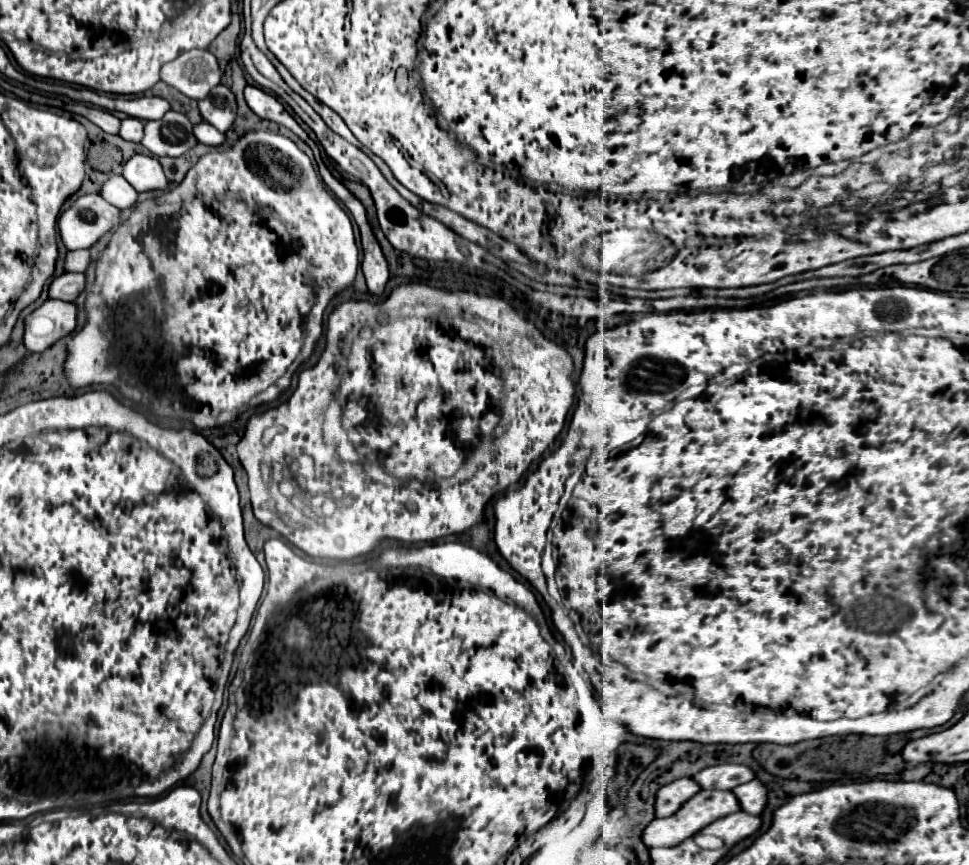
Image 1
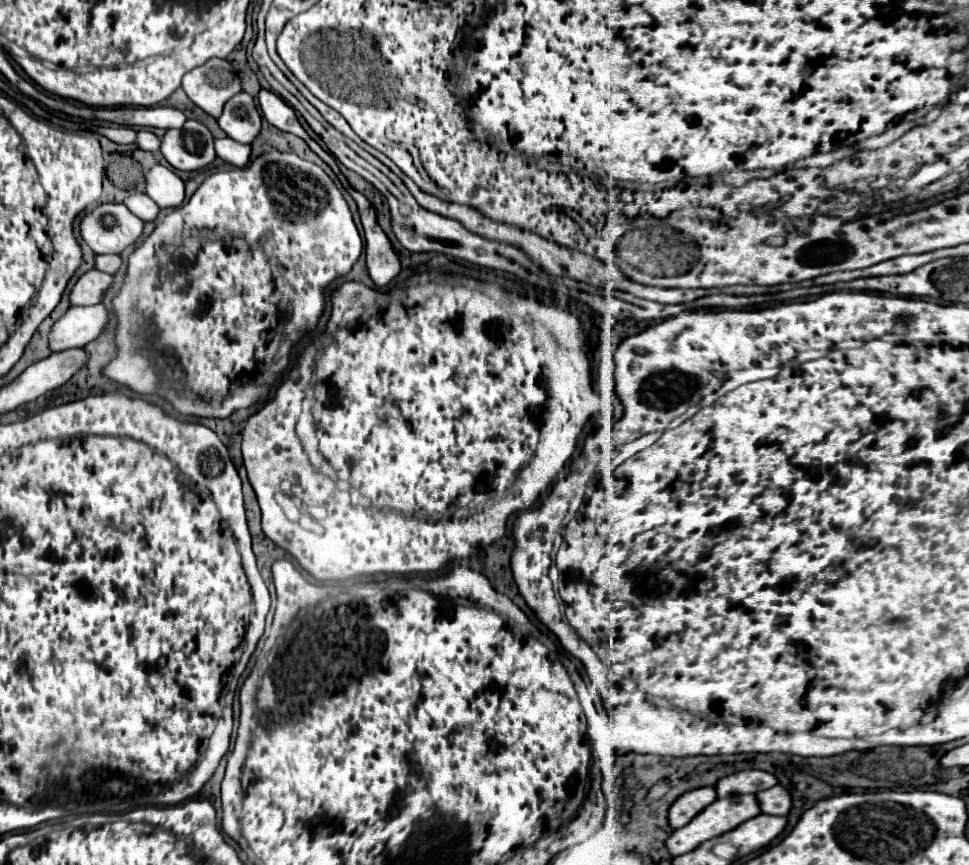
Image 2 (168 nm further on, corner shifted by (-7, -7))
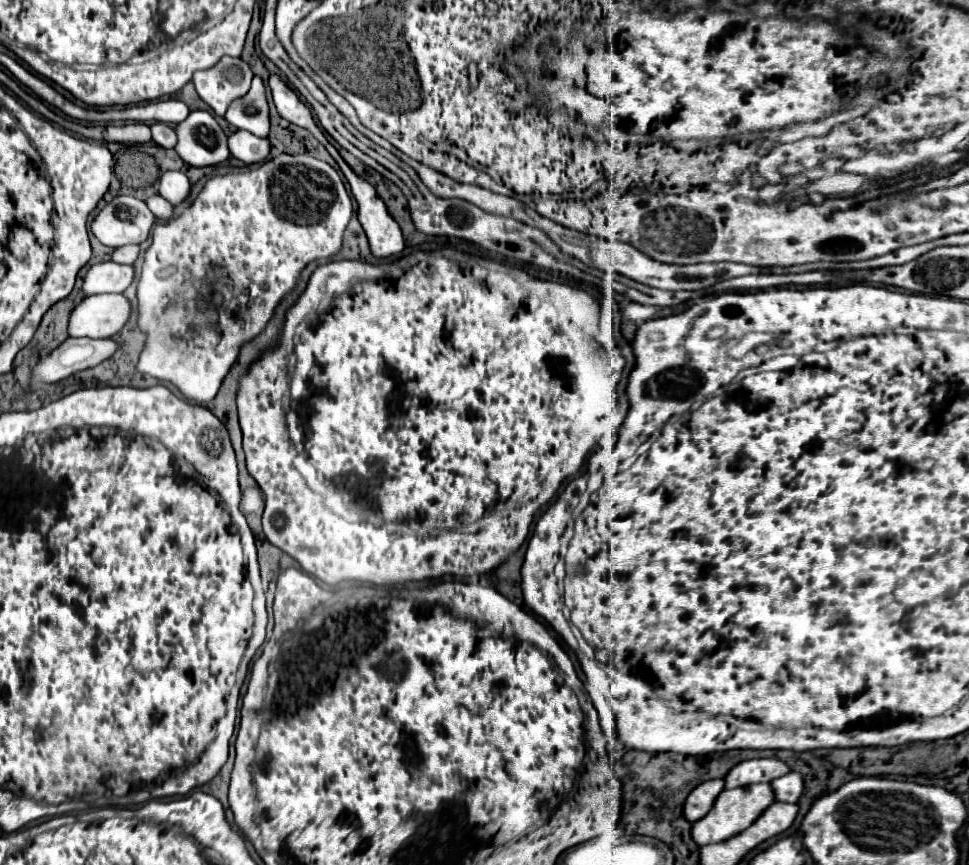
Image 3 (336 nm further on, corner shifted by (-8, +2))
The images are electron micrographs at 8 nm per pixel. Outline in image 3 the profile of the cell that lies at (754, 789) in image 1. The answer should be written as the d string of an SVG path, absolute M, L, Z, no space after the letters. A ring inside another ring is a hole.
M789 772L789 774L773 780L771 788L775 792L775 800L777 802L797 802L799 796L801 796L801 792L803 792L801 774Z

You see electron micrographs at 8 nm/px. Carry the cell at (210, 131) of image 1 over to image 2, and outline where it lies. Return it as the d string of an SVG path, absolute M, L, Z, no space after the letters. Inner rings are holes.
M224 137L224 139L216 139L216 153L220 159L224 159L226 163L230 165L236 165L236 167L244 167L250 159L250 151L252 147L250 145L244 145L244 143L236 143L234 139L230 137Z

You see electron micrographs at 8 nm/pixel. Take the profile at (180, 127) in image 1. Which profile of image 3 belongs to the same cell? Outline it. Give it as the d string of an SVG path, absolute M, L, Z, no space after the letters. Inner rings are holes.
M205 110L191 112L181 124L177 124L175 132L175 152L191 166L215 166L229 156L225 132Z

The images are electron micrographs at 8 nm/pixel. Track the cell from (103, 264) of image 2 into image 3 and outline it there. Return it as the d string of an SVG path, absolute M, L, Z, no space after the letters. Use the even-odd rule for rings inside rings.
M121 246L121 248L113 250L111 260L117 264L133 264L137 254L139 254L139 246Z

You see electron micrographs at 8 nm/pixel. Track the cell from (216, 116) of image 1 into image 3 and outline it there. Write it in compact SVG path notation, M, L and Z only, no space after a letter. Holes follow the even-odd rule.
M259 76L253 78L251 90L245 96L233 100L233 106L229 106L225 112L225 120L231 126L261 138L269 134L269 106L265 98L265 86Z

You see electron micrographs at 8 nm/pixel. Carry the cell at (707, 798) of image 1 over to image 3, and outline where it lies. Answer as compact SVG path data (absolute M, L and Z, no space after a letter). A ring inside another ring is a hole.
M751 784L749 788L723 790L721 796L717 796L717 800L715 800L713 808L709 810L709 814L703 816L701 820L697 820L691 826L691 838L697 846L705 846L705 844L721 842L729 836L735 836L741 830L745 830L771 802L775 802L775 794L773 794L769 784Z

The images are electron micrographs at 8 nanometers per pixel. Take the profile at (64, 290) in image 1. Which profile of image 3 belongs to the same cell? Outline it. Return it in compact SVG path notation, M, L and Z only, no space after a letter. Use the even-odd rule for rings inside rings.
M117 262L93 264L83 278L83 294L105 294L123 292L133 280L133 266L123 266Z

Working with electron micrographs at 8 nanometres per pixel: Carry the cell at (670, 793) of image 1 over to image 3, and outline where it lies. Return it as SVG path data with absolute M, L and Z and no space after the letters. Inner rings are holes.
M707 780L707 782L699 784L697 788L693 788L683 804L685 818L689 822L697 822L699 818L703 818L711 810L711 806L713 806L715 798L721 794L721 790L723 790L723 780Z

